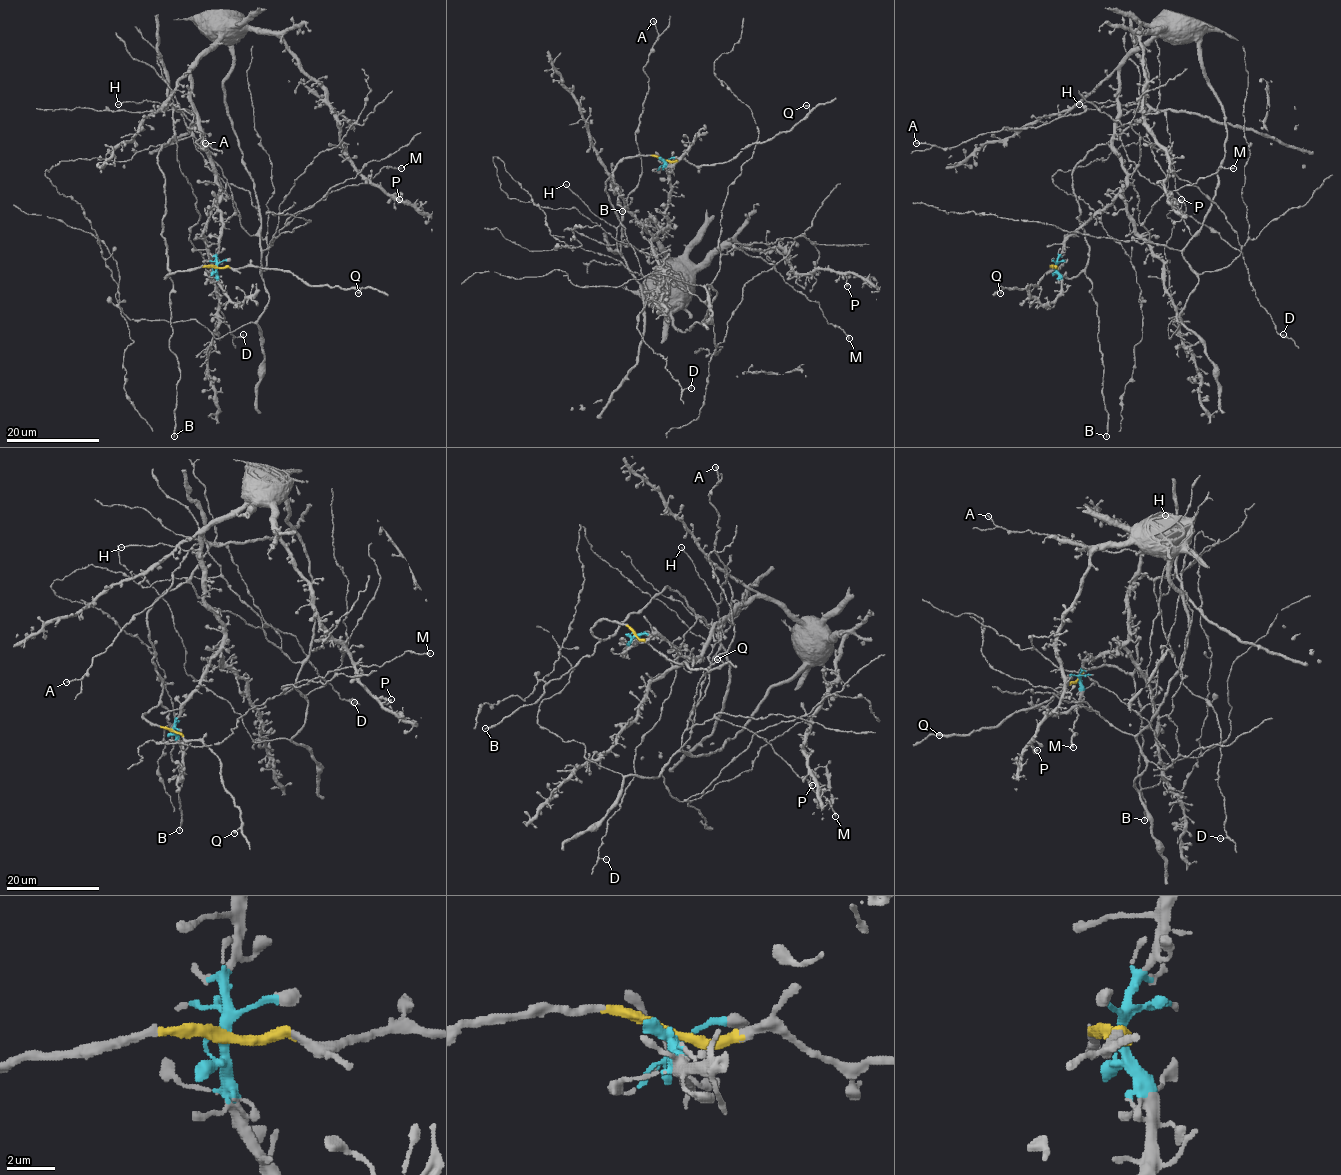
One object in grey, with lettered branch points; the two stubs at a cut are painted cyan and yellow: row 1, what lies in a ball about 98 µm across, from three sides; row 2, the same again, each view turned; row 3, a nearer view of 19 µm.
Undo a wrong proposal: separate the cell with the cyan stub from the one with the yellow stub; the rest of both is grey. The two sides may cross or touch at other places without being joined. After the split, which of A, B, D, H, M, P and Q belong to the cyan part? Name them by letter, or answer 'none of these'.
M, P

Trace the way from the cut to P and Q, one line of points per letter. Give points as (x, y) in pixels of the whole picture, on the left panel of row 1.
P: (215, 267), (220, 186), (191, 98), (191, 69), (226, 33), (276, 34), (325, 92), (349, 162), (399, 199)
Q: (215, 267), (290, 270), (312, 285), (361, 288), (359, 293)

